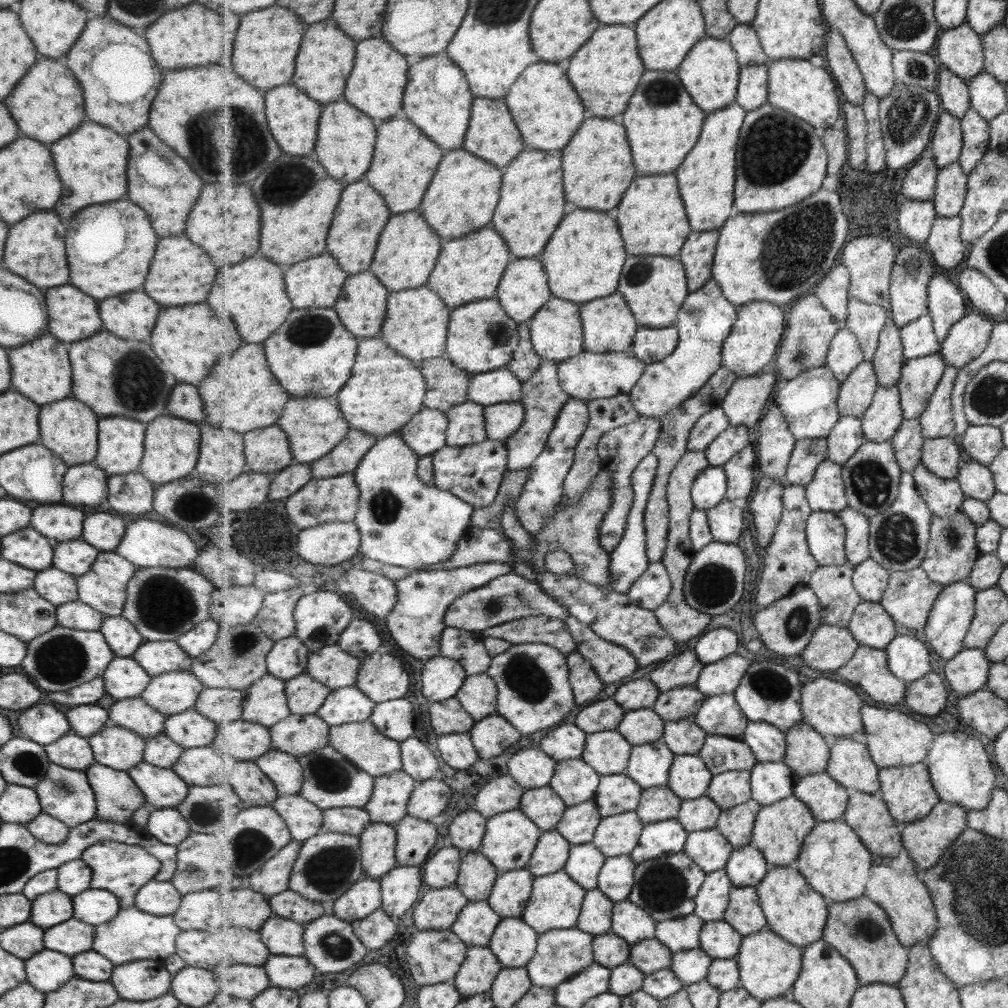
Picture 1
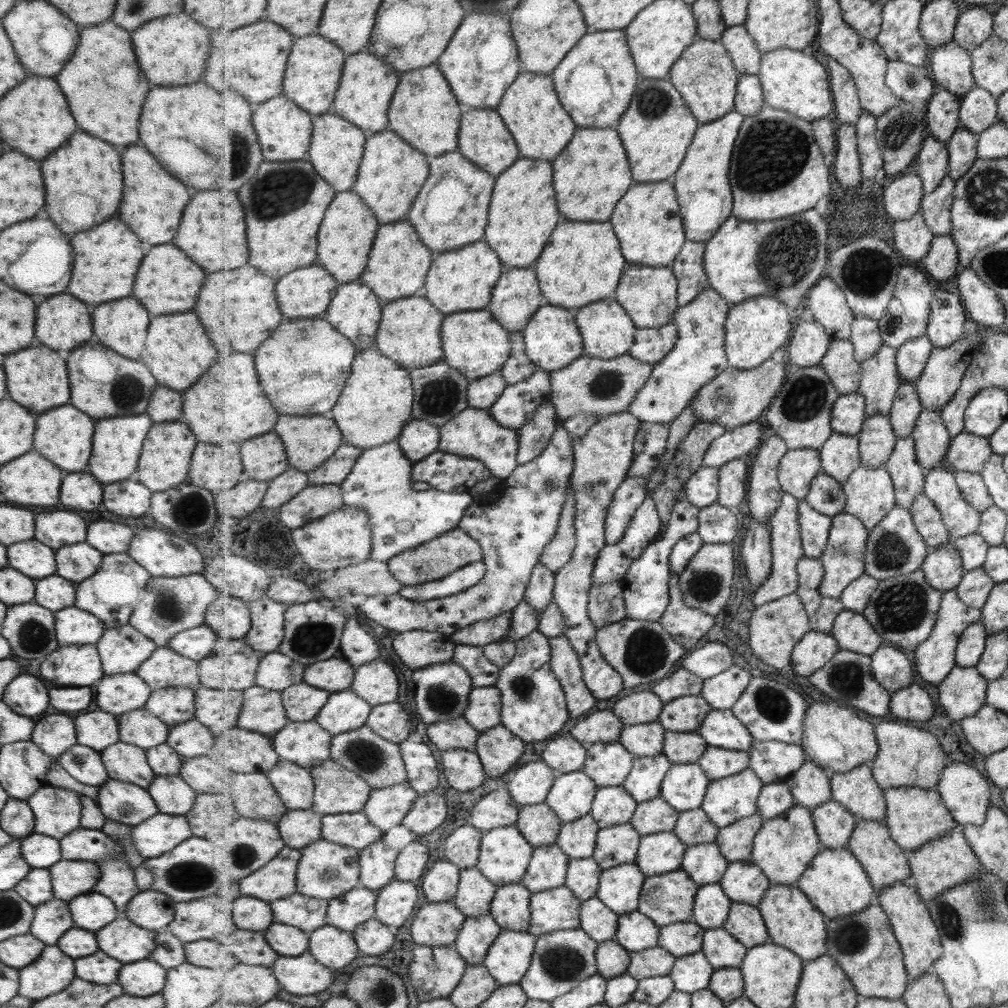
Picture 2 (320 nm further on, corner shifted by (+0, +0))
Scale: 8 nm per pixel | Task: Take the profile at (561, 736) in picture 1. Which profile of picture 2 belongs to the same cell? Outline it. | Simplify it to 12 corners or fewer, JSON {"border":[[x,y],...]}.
{"border":[[570,733],[553,737],[542,760],[558,774],[582,770],[589,754]]}

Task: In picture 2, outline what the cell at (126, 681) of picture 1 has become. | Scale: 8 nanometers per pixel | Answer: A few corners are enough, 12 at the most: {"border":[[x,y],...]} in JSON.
{"border":[[134,672],[103,675],[97,708],[116,718],[144,708],[151,690]]}

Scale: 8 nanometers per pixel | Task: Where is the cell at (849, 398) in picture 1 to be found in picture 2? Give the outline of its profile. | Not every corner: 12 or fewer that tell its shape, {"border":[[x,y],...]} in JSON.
{"border":[[860,389],[841,394],[834,432],[858,435],[868,417]]}

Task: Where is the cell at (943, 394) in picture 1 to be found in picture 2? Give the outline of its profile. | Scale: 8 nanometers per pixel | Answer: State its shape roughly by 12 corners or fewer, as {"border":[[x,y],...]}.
{"border":[[925,408],[912,432],[926,470],[946,460],[952,436],[941,410]]}

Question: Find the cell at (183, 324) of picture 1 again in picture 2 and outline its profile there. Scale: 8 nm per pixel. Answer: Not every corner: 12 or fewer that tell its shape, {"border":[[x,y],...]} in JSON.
{"border":[[195,314],[149,322],[141,362],[185,390],[217,352]]}

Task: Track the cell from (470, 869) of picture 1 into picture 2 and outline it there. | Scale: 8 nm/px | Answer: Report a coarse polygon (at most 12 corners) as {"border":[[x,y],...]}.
{"border":[[478,866],[461,871],[453,902],[467,917],[490,914],[498,885]]}

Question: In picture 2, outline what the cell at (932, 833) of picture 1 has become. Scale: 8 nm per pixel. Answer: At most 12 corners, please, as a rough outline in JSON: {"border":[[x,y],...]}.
{"border":[[958,825],[909,853],[926,902],[980,876]]}

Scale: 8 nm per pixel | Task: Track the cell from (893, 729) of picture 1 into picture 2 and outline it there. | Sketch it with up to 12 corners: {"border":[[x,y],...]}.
{"border":[[876,725],[883,790],[936,788],[947,754],[931,732]]}

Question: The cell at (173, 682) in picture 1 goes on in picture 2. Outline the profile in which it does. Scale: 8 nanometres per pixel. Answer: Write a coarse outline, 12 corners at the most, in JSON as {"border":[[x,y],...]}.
{"border":[[189,688],[150,692],[144,708],[172,727],[194,718]]}

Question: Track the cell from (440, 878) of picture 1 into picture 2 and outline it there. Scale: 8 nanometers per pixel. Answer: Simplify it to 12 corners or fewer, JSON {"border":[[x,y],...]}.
{"border":[[443,858],[428,869],[422,890],[428,902],[453,901],[459,865]]}

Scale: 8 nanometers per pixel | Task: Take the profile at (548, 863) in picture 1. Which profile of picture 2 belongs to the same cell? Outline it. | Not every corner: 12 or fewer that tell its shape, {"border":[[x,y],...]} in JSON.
{"border":[[534,850],[522,884],[534,894],[566,884],[571,858]]}

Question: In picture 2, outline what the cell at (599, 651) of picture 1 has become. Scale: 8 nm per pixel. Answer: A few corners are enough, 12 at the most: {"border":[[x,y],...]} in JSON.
{"border":[[606,415],[574,445],[578,547],[555,578],[584,680],[624,689],[589,614],[606,516],[634,463],[642,420]]}

